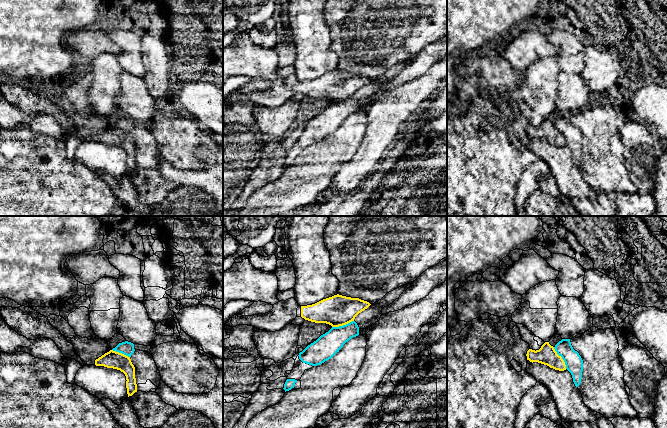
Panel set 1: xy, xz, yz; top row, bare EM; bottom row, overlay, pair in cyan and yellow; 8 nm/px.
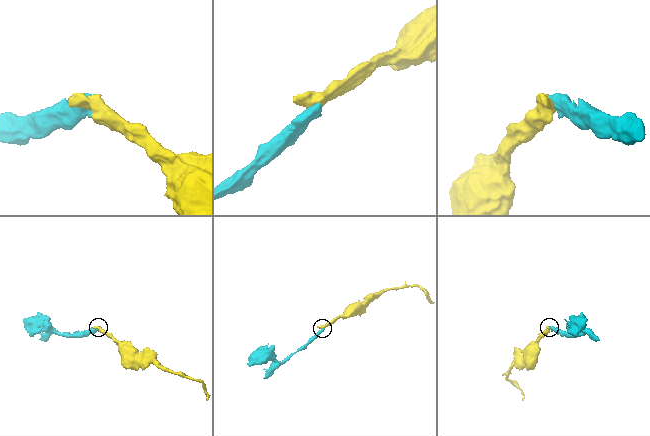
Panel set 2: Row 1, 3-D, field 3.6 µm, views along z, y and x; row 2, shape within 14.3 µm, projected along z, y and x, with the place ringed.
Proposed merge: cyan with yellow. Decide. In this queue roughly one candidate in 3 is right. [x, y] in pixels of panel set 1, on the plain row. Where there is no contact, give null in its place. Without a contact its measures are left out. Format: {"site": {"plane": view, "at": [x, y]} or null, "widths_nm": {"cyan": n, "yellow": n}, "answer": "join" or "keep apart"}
{"site": {"plane": "yz", "at": [562, 134]}, "widths_nm": {"cyan": 140, "yellow": 150}, "answer": "keep apart"}

